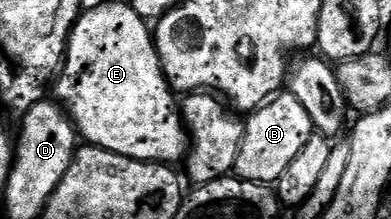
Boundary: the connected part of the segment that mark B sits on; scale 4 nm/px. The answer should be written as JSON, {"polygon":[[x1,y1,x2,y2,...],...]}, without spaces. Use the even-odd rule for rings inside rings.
{"polygon":[[280,94,268,101,263,108,257,108,247,117,242,138,242,150,238,150,235,175,255,184,275,185,286,174,286,169,306,142,314,135,310,114,306,107,291,94]]}

